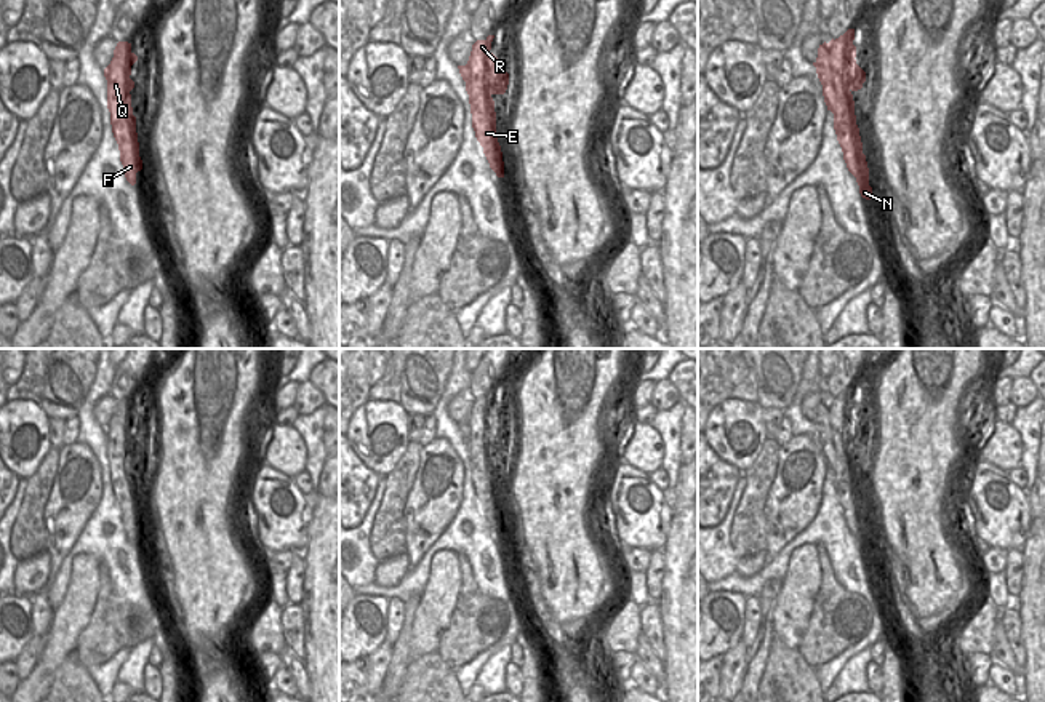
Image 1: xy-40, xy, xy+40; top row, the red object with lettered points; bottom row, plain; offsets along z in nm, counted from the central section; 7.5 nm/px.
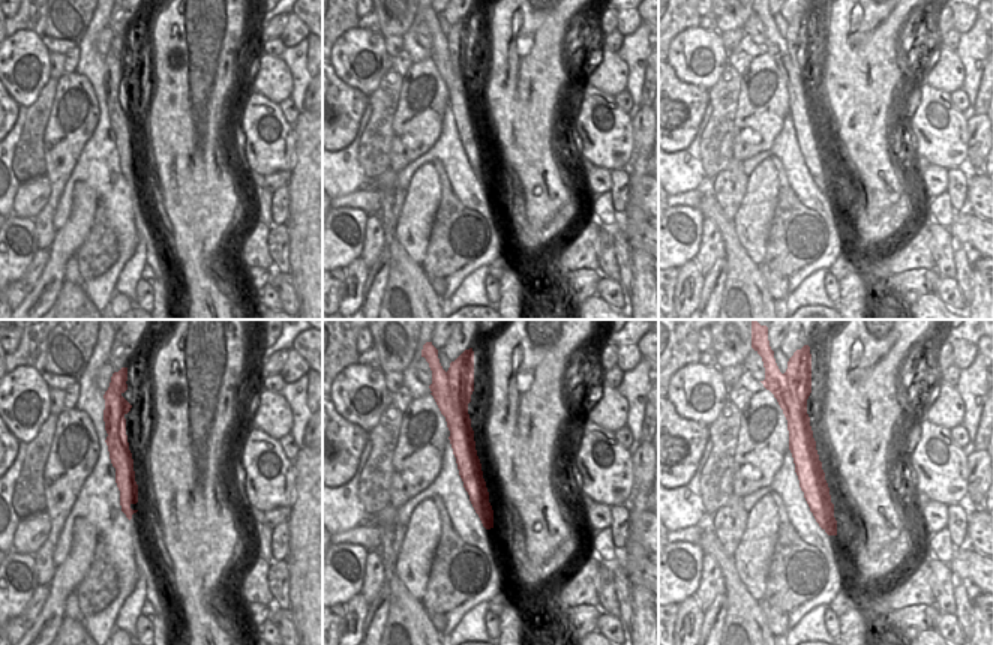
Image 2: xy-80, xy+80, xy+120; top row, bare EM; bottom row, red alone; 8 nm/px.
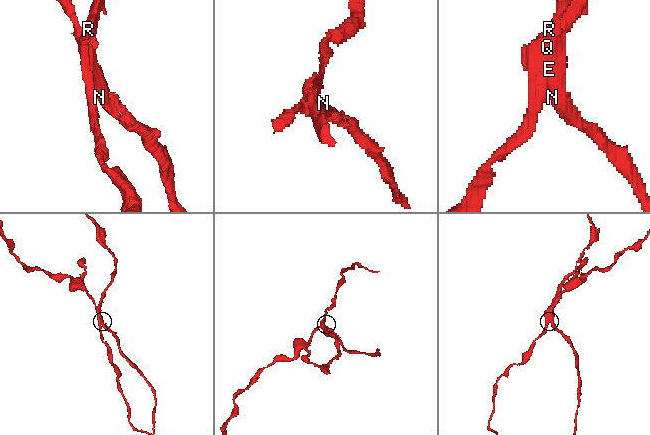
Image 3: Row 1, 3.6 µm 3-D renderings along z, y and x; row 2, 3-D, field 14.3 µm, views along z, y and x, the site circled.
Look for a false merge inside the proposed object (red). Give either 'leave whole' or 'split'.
split

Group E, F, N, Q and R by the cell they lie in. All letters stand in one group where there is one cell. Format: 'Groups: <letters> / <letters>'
Groups: E F Q R / N

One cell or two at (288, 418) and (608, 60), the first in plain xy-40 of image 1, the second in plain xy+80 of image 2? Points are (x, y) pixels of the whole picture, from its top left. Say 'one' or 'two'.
two

